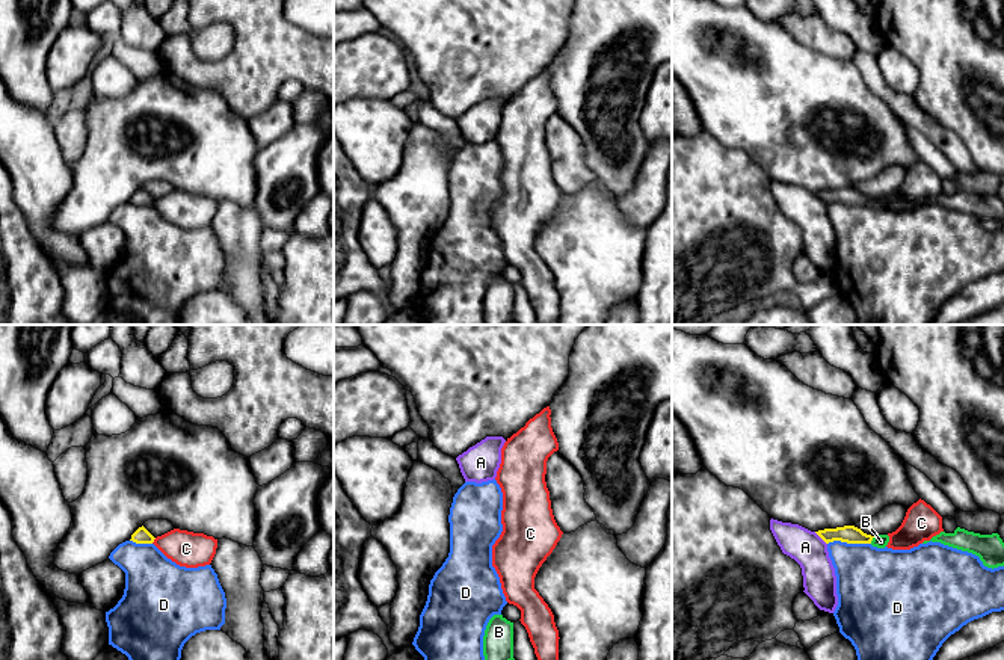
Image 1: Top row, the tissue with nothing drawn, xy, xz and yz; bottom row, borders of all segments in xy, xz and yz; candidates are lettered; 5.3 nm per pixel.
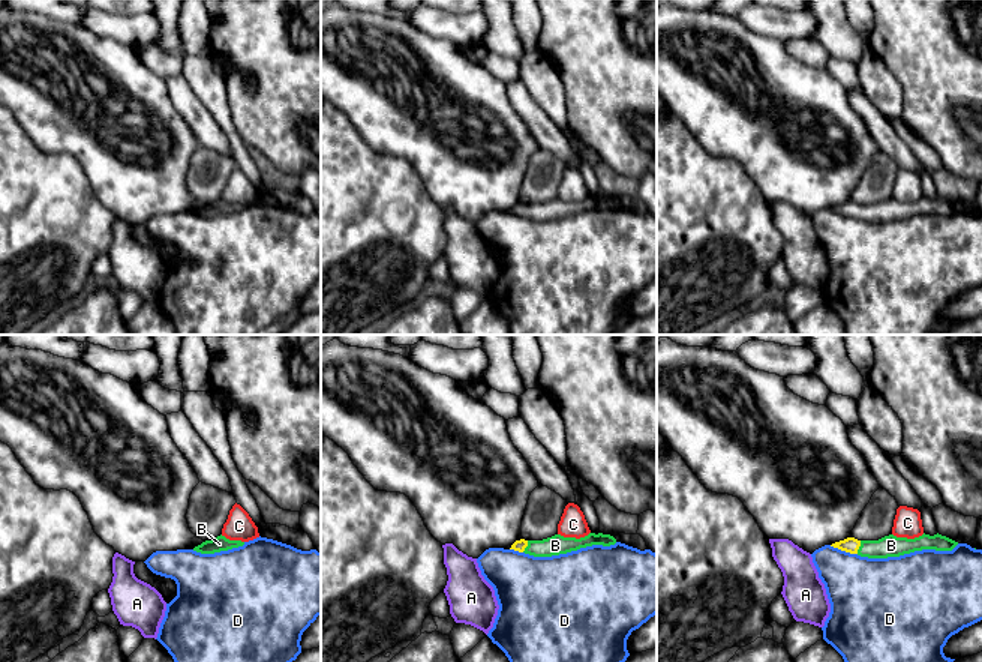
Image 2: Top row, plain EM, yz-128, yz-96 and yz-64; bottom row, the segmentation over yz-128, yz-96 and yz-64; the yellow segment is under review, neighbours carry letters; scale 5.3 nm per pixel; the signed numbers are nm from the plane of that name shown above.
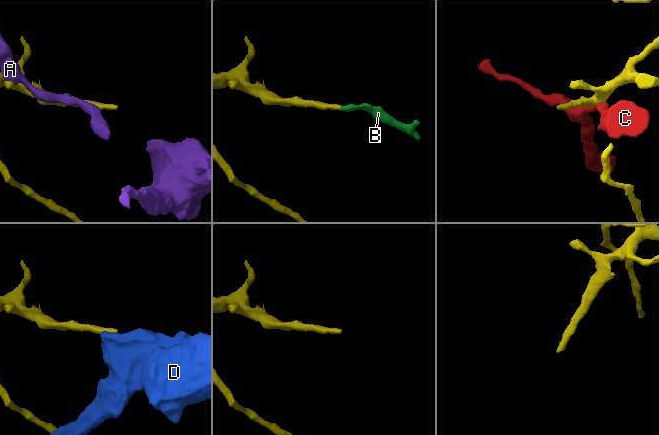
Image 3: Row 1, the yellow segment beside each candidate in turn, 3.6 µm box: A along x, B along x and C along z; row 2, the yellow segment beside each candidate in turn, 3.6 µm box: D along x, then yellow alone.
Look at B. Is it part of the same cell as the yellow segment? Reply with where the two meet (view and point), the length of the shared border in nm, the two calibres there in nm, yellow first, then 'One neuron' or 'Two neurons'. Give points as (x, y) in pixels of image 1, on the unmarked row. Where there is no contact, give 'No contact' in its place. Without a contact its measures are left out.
Touches yellow at yz (871, 201). Shared border 50 nm. Thickness 100 nm (yellow) against 70 nm. One neuron

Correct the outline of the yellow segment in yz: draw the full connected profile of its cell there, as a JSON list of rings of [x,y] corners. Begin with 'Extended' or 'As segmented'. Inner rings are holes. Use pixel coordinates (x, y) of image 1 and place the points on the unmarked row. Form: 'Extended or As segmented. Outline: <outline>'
Extended. Outline: [[[844,187],[836,190],[824,190],[815,193],[826,205],[833,202],[841,202],[847,205],[871,205],[877,210],[885,210],[889,204],[888,196],[871,198],[864,195],[861,190],[855,187]]]

